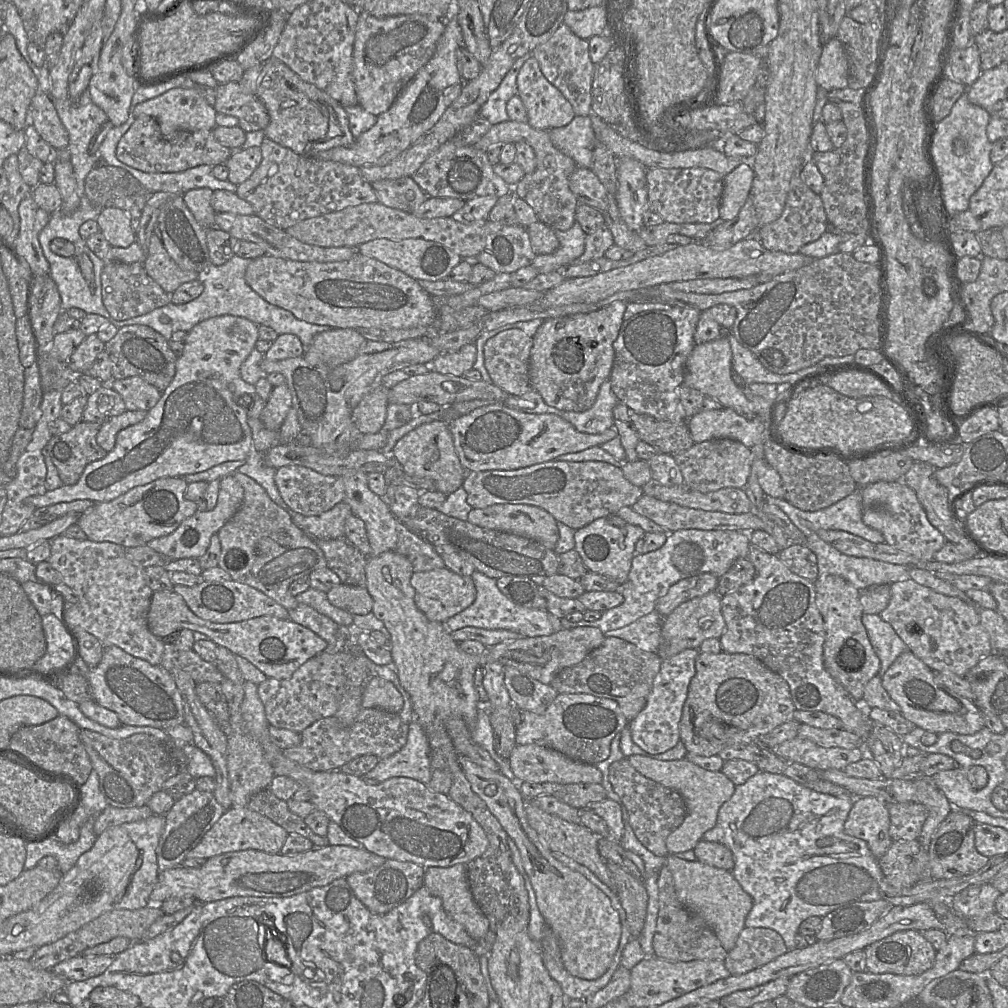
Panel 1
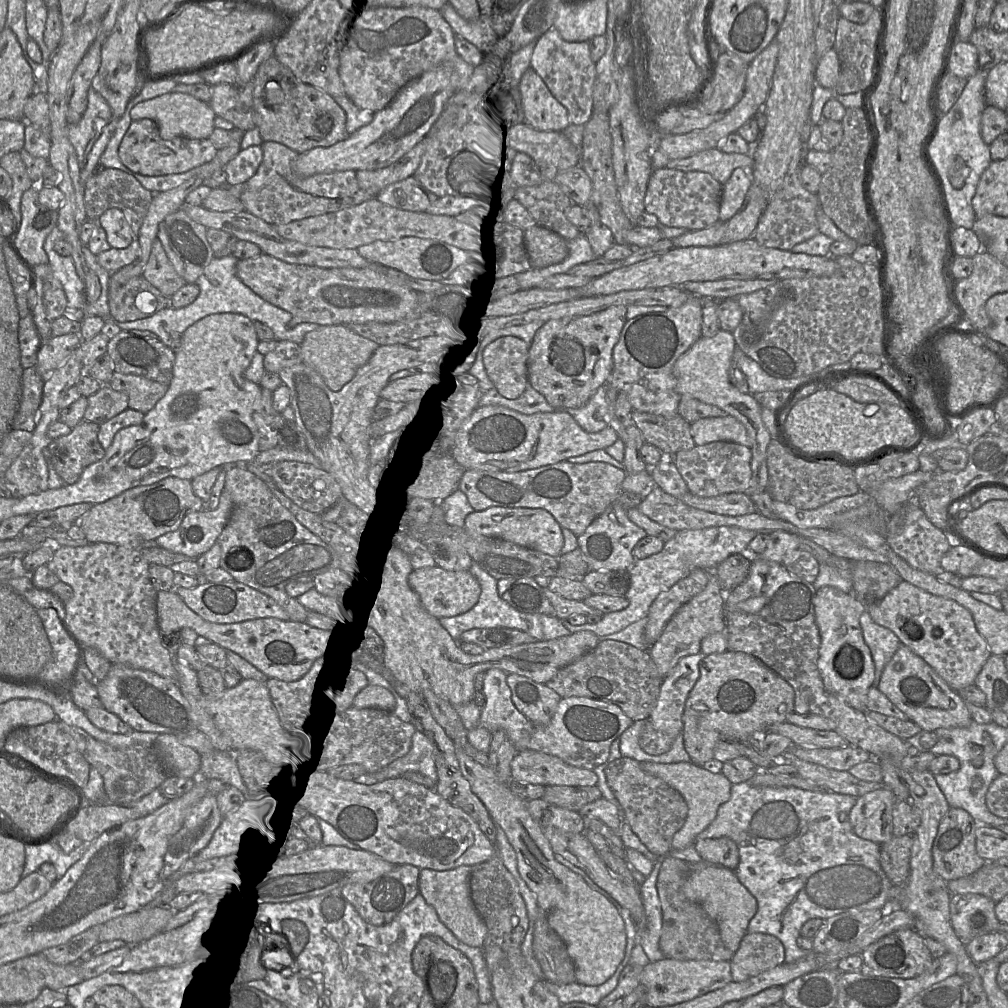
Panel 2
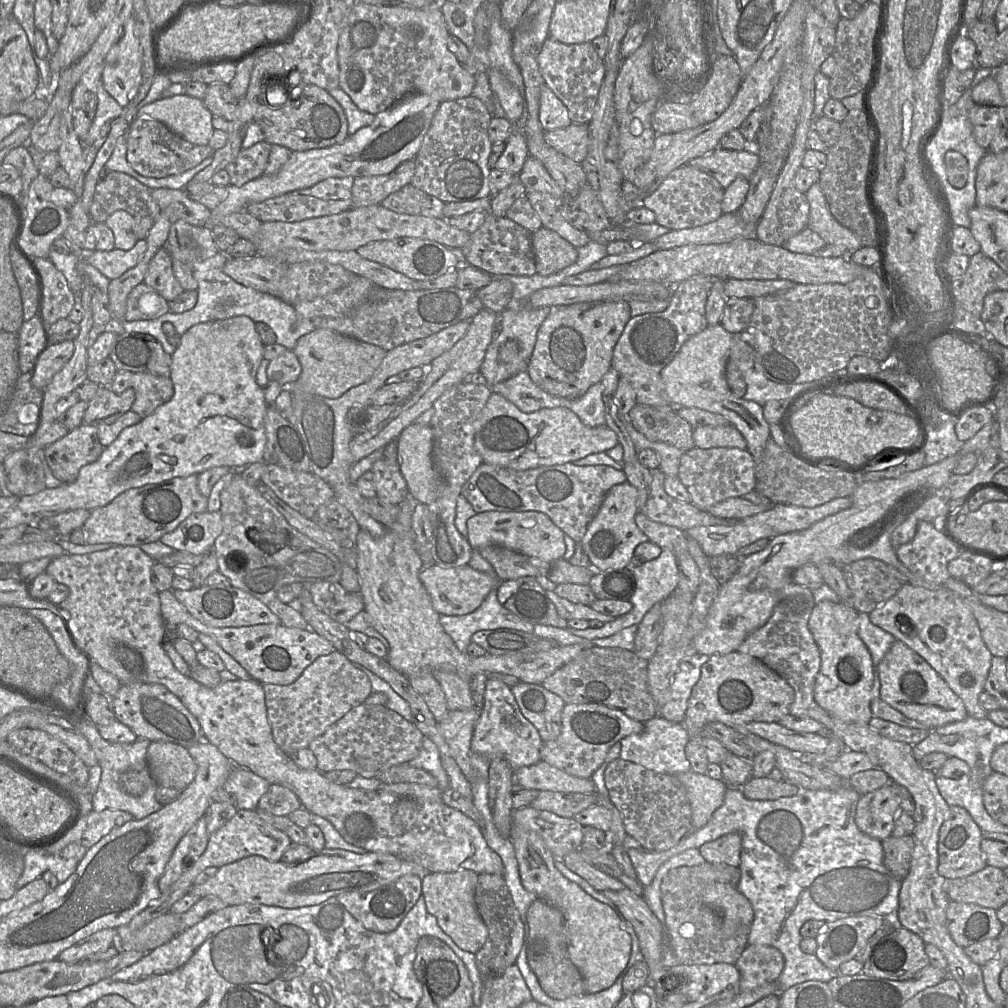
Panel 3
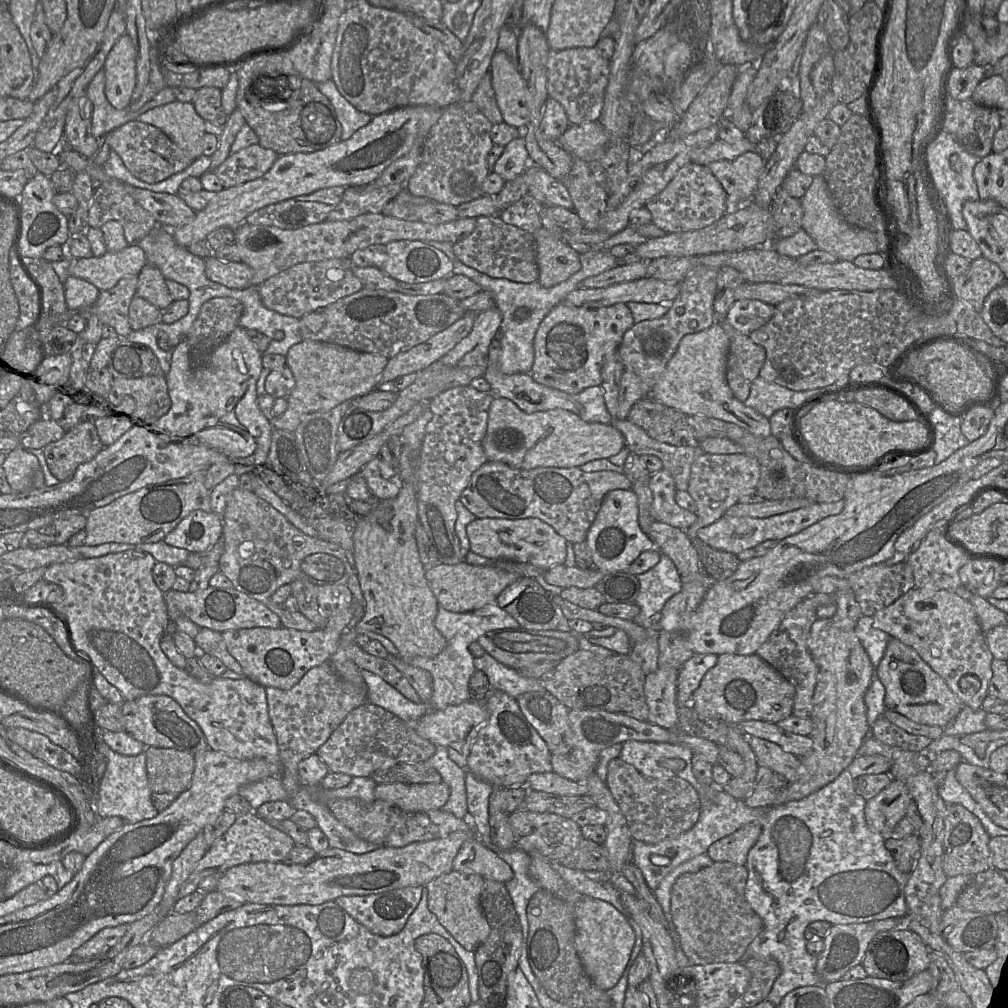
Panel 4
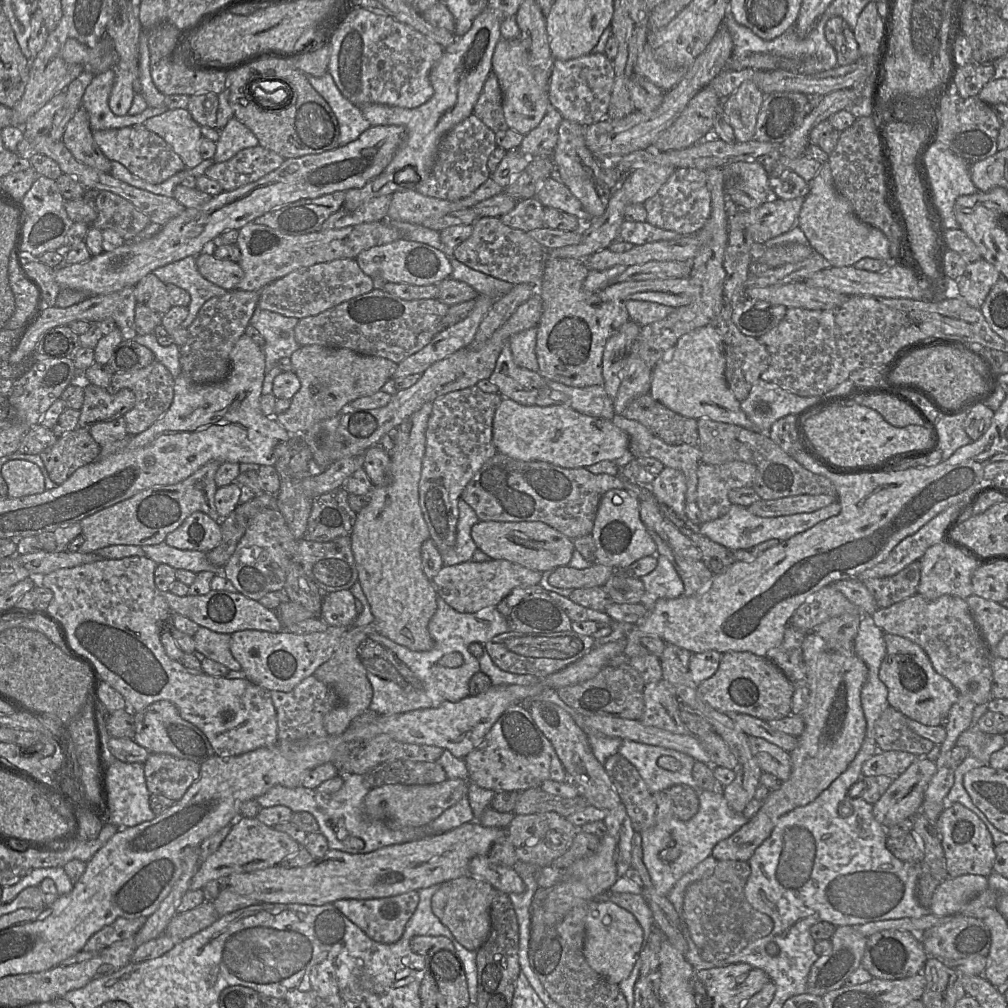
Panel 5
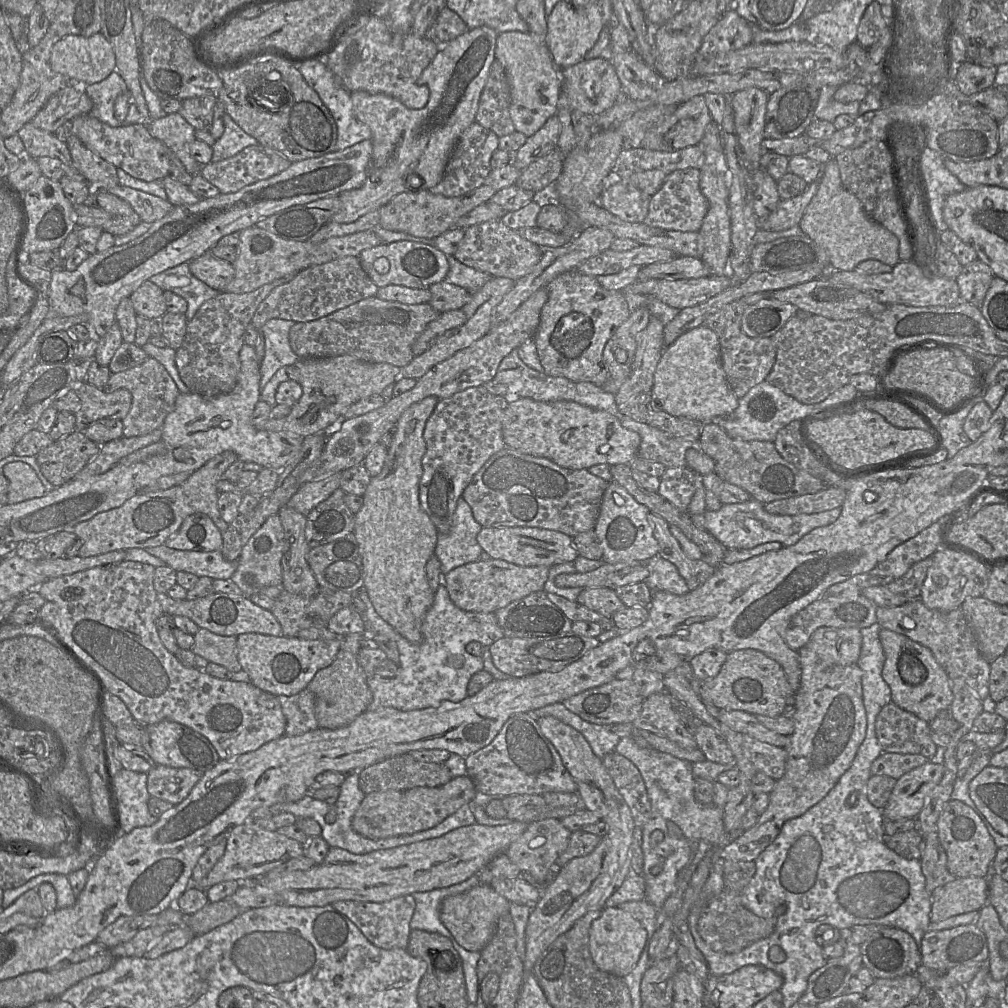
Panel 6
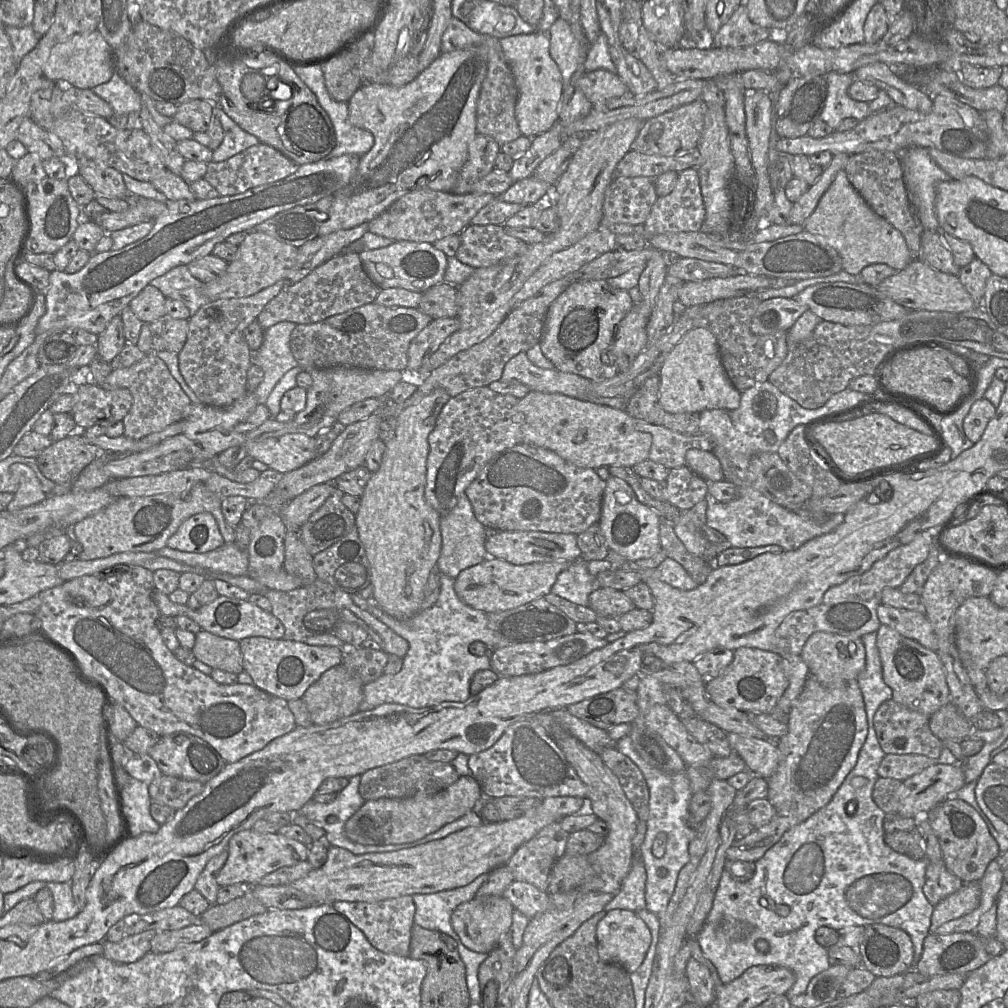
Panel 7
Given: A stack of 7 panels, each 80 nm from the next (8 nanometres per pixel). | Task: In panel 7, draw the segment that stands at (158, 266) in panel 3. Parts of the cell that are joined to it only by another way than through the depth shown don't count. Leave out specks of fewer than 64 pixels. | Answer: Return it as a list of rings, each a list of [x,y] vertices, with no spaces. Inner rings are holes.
[[[148,284],[131,300],[129,307],[139,320],[150,324],[166,318],[165,299],[158,288]]]

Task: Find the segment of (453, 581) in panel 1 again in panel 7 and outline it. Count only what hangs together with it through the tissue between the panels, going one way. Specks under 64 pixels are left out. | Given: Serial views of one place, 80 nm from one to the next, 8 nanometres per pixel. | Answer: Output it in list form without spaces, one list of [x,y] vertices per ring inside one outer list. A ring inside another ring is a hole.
[[[488,553],[481,563],[459,573],[454,579],[454,589],[458,597],[474,609],[487,614],[505,611],[549,594],[557,576],[571,563],[571,561],[553,561],[514,565]]]

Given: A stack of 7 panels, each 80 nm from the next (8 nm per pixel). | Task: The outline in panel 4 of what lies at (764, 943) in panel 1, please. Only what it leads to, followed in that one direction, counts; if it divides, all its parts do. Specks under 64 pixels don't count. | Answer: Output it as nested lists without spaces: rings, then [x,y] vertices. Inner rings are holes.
[[[749,958],[744,960],[743,963],[749,969],[751,979],[740,1004],[754,1006],[768,998],[774,981],[781,973],[781,967],[772,958]]]

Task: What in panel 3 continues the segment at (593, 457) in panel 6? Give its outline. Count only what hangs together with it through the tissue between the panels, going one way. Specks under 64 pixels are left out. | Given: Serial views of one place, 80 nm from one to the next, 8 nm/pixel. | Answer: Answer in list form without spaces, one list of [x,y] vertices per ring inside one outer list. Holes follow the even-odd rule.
[[[492,393],[475,422],[474,447],[483,463],[513,470],[574,462],[593,453],[606,452],[619,443],[608,426],[588,427],[565,407],[544,408],[524,413],[504,396]]]

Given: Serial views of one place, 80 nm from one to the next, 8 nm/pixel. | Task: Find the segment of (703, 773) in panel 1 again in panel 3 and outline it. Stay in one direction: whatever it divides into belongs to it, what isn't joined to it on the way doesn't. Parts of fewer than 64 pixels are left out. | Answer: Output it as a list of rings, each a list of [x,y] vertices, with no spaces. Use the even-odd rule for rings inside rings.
[[[692,770],[672,775],[675,775],[686,789],[692,810],[692,830],[703,827],[723,804],[727,783]]]

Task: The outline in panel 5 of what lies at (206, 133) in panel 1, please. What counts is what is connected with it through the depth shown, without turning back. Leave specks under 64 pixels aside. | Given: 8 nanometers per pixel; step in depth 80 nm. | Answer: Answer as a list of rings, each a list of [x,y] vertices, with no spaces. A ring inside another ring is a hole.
[[[143,124],[119,129],[94,130],[93,139],[110,161],[119,162],[130,173],[147,183],[159,184],[186,169],[182,159],[172,147]]]

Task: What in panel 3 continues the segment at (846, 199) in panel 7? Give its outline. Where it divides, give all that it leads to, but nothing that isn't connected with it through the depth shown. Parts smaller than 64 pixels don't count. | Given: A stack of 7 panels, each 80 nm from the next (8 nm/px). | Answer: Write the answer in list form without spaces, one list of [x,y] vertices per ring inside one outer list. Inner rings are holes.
[[[819,182],[814,183],[805,195],[810,208],[808,228],[816,232],[827,245],[844,246],[847,254],[862,247],[858,236],[831,214]]]

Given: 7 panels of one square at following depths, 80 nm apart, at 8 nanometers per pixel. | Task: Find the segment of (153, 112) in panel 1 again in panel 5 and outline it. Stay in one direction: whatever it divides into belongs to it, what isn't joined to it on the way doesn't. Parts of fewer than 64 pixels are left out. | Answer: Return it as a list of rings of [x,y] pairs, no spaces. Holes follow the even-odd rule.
[[[187,108],[168,109],[147,119],[143,125],[172,147],[186,169],[194,168],[203,161],[199,151],[201,126],[194,121]]]

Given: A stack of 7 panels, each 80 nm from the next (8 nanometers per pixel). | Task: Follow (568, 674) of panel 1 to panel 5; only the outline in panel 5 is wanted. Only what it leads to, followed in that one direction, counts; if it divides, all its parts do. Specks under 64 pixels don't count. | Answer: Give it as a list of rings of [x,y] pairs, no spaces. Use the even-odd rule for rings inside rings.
[[[629,664],[605,666],[595,677],[582,683],[556,690],[559,698],[582,715],[613,715],[624,719],[640,720],[644,712],[645,683]]]

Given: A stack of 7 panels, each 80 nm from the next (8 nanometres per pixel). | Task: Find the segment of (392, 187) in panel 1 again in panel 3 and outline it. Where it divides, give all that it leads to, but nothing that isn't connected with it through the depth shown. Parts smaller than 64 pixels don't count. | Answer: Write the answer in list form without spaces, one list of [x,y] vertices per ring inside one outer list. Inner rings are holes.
[[[411,183],[390,194],[380,203],[384,208],[400,214],[443,217],[445,202],[417,189]]]

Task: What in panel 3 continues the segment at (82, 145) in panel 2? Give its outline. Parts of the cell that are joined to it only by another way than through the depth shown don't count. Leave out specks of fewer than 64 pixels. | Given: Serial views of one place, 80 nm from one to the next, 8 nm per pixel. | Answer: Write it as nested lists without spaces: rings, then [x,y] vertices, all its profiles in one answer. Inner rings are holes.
[[[102,80],[99,81],[96,95],[97,108],[95,116],[88,134],[81,140],[84,155],[85,149],[88,147],[88,145],[91,145],[96,139],[106,137],[109,130],[109,124],[118,118],[123,111],[123,107],[121,107],[105,90]]]

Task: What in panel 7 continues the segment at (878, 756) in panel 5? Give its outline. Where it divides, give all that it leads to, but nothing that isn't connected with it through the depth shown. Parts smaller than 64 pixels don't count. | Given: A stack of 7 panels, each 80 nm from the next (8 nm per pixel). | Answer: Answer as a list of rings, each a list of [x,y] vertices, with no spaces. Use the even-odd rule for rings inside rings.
[[[886,754],[878,767],[877,773],[879,777],[904,781],[937,763],[937,759],[924,755]]]

